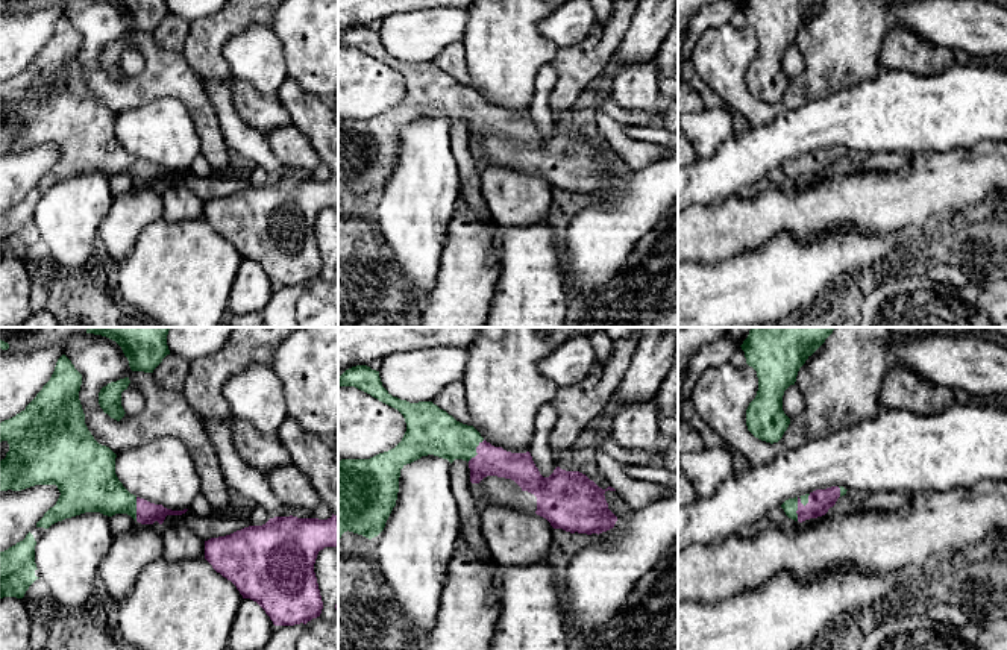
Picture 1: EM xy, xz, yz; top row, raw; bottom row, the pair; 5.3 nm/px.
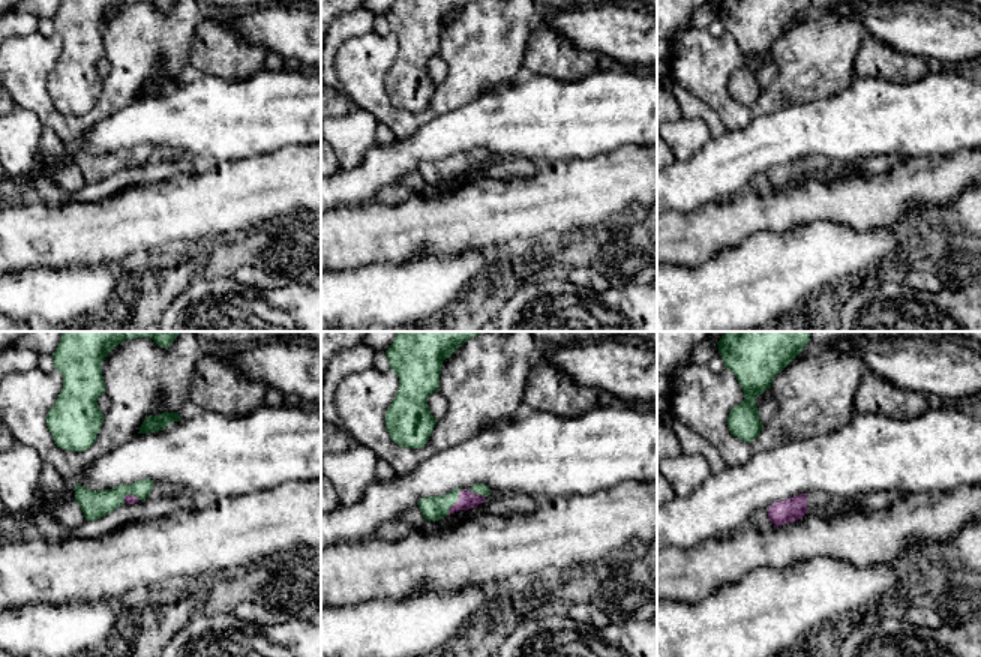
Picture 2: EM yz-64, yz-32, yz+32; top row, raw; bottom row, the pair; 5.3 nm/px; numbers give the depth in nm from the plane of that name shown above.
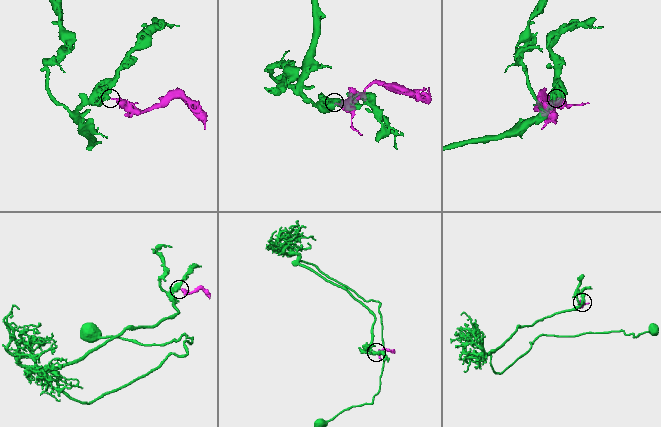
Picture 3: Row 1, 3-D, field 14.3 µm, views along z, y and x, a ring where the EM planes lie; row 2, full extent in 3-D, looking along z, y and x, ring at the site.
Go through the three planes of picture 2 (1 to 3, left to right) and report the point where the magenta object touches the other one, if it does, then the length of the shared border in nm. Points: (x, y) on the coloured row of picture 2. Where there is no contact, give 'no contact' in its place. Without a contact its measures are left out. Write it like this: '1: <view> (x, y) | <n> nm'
1: yz-64 (132, 494) | 100 nm
2: yz-32 (458, 498) | 170 nm
3: yz+32 (768, 507) | 40 nm

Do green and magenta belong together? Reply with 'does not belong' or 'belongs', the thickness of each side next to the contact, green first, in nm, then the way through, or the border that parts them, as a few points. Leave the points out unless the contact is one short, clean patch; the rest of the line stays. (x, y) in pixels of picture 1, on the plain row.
belongs | 80/120 nm | across yz (790, 167), (796, 164), (815, 165), (821, 161)

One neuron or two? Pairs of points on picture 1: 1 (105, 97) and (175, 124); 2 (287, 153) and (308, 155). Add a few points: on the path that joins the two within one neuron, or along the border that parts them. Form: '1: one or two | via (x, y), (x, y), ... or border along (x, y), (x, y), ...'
1: two | border along (167, 96), (117, 115)
2: one | via (291, 153), (304, 155)

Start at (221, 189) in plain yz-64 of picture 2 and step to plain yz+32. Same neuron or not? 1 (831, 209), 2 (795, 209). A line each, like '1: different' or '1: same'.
1: same
2: same

